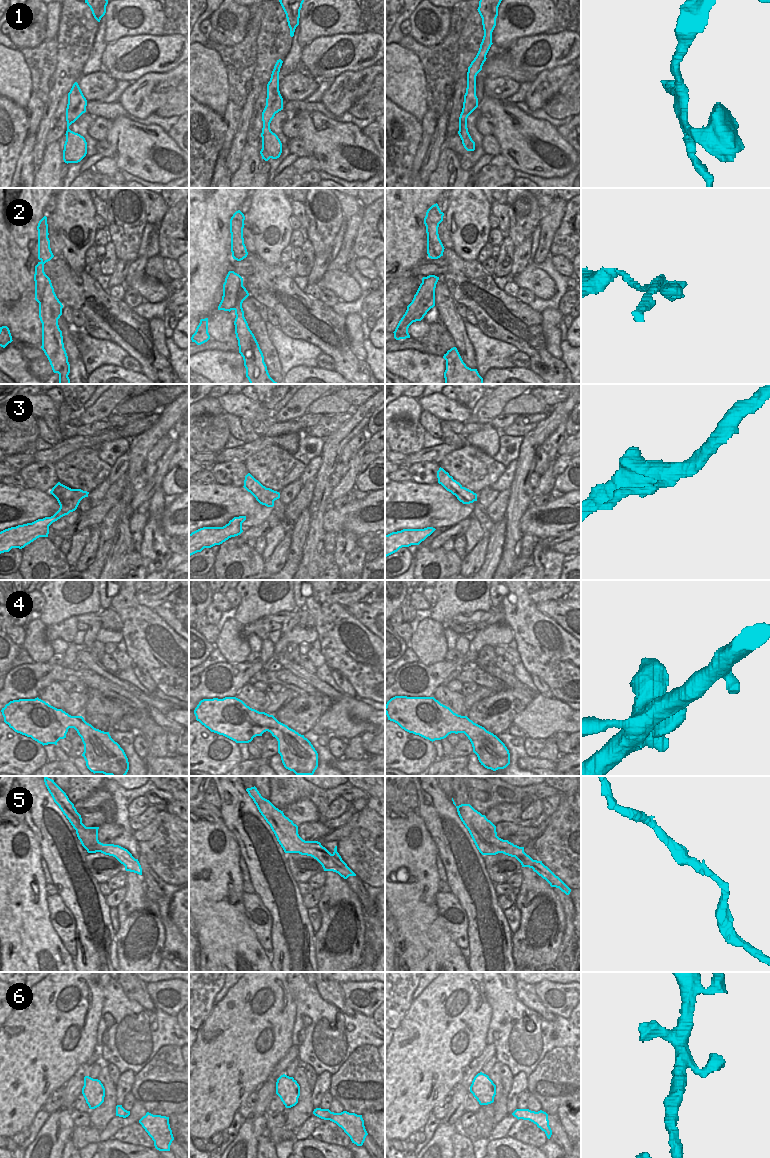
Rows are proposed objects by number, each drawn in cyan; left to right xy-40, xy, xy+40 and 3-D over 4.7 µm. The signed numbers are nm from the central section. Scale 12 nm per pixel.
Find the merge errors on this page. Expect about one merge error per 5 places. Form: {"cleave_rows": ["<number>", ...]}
{"cleave_rows": ["2", "3"]}

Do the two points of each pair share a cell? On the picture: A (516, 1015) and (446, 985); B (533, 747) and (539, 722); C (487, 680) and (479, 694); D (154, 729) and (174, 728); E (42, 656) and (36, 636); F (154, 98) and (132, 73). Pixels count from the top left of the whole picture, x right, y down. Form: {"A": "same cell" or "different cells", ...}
{"A": "different cells", "B": "different cells", "C": "different cells", "D": "different cells", "E": "same cell", "F": "different cells"}

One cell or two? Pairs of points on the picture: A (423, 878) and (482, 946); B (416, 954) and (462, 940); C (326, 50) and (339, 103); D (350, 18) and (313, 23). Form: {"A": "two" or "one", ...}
{"A": "two", "B": "two", "C": "two", "D": "one"}

